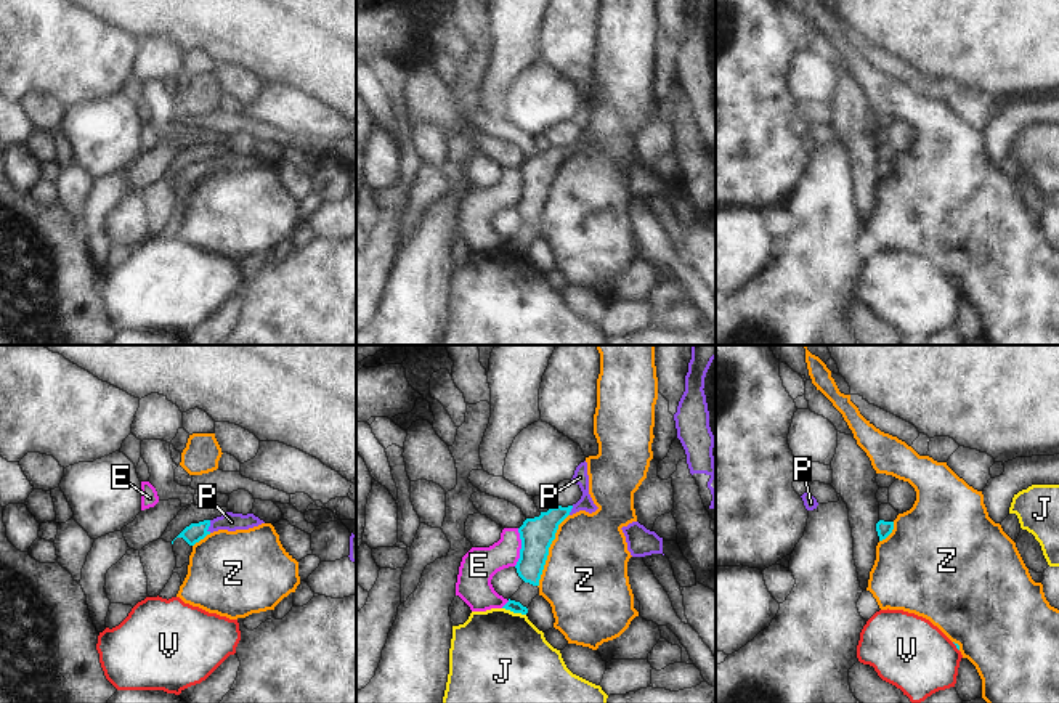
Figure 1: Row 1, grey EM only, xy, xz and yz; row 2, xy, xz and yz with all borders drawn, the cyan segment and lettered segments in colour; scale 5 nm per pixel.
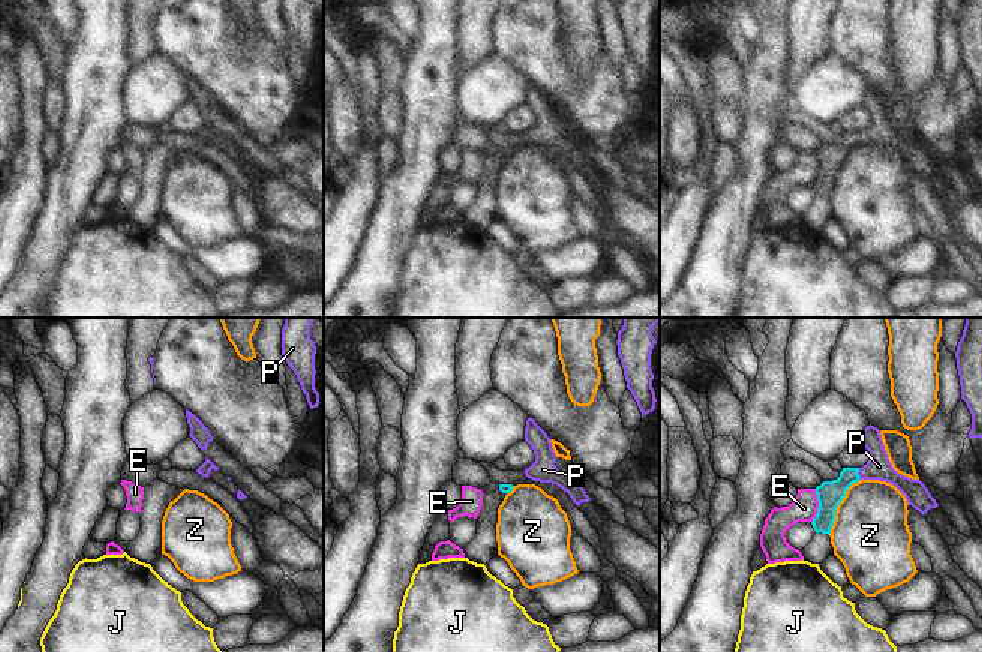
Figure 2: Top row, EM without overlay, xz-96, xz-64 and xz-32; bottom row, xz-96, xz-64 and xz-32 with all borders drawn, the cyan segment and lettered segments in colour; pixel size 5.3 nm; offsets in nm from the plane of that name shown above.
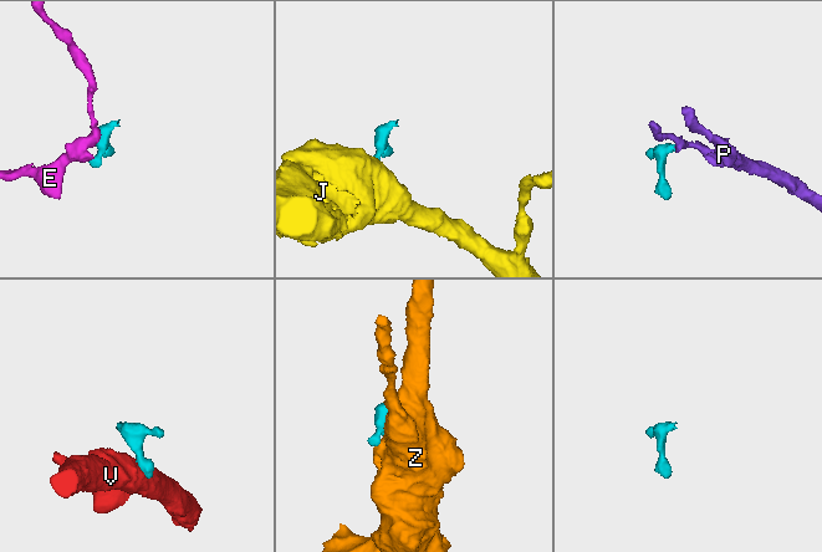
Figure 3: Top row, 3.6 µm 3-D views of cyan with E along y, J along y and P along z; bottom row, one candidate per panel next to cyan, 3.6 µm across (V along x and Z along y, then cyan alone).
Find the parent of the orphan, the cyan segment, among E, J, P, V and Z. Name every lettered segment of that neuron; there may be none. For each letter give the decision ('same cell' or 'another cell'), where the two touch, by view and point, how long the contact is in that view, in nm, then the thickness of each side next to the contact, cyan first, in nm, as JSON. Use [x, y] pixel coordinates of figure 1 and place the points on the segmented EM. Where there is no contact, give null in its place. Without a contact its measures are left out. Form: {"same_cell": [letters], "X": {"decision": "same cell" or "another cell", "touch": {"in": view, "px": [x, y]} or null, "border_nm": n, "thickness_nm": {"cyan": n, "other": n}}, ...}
{"same_cell": ["P"], "E": {"decision": "another cell", "touch": {"in": "xz", "px": [522, 548]}, "border_nm": 190, "thickness_nm": {"cyan": 170, "other": 180}}, "J": {"decision": "another cell", "touch": {"in": "xz", "px": [514, 612]}, "border_nm": 130, "thickness_nm": {"cyan": 60, "other": 460}}, "P": {"decision": "same cell", "touch": {"in": "xy", "px": [209, 525]}, "border_nm": 70, "thickness_nm": {"cyan": 90, "other": 90}}, "V": {"decision": "another cell", "touch": {"in": "yz", "px": [957, 647]}, "border_nm": 60, "thickness_nm": {"cyan": 20, "other": 360}}, "Z": {"decision": "another cell", "touch": {"in": "xz", "px": [547, 551]}, "border_nm": 400, "thickness_nm": {"cyan": 170, "other": 420}}}

